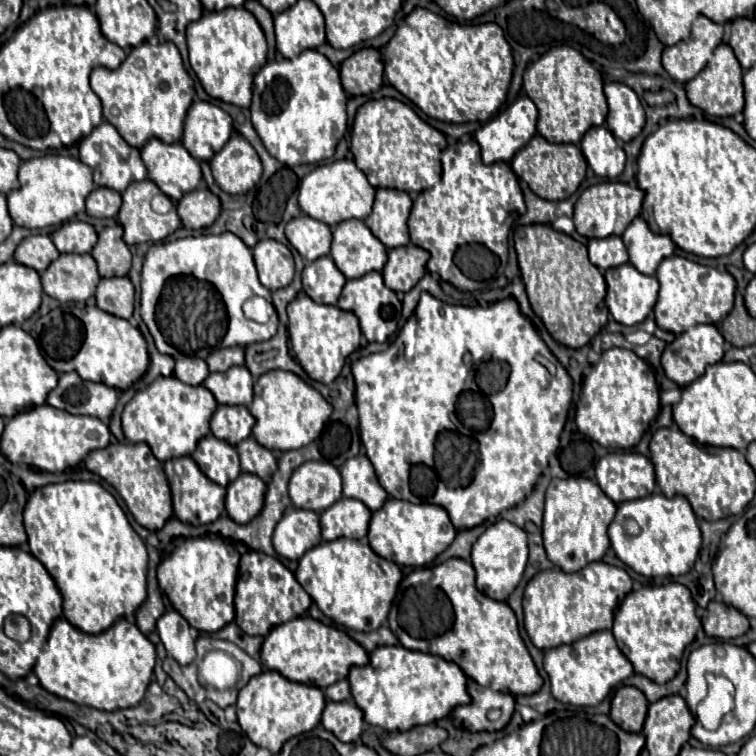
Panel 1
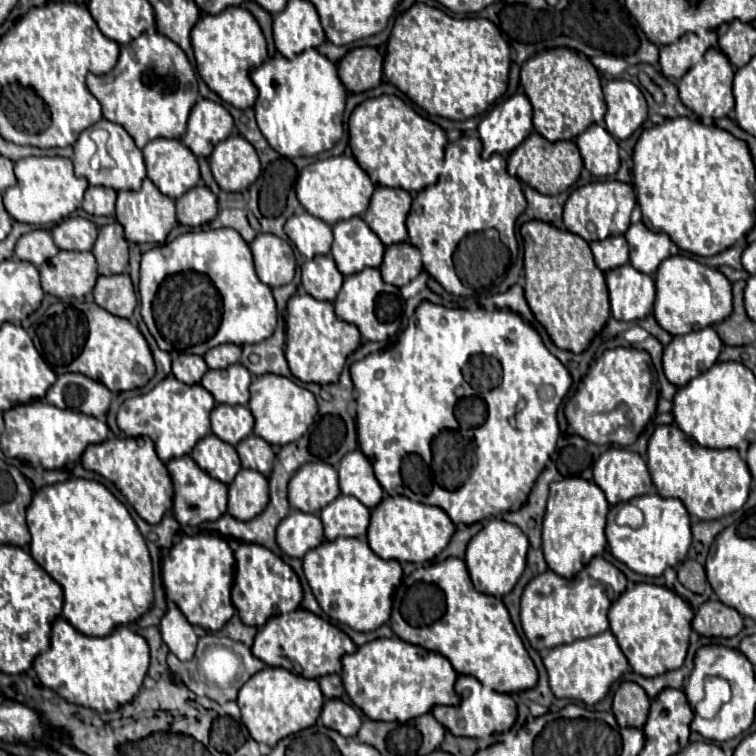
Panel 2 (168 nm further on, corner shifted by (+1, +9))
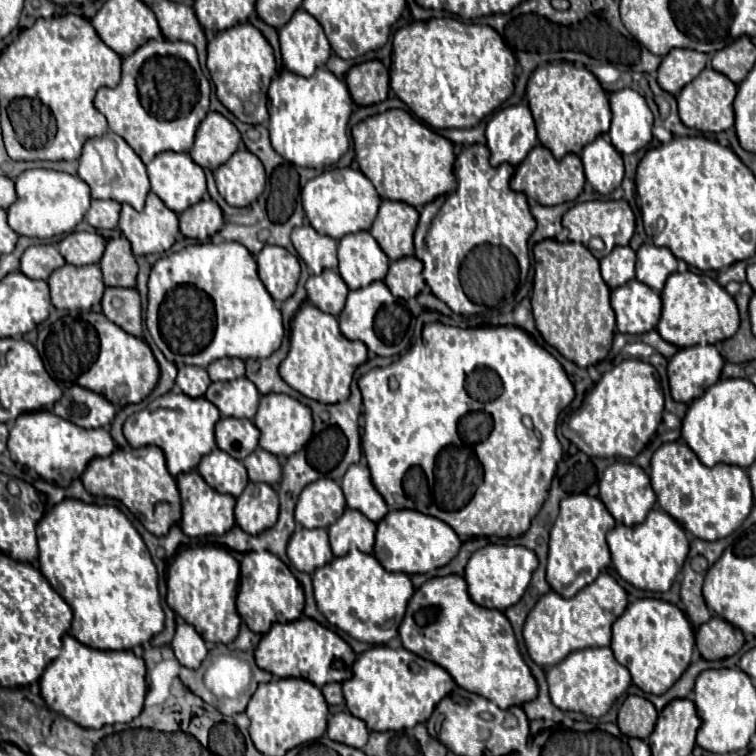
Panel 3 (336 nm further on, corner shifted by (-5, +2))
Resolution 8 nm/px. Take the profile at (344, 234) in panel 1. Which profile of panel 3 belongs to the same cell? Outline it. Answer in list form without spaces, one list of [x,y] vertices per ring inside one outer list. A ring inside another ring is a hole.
[[[369,231],[349,233],[339,239],[338,271],[349,289],[359,289],[385,279],[387,269],[389,257]]]

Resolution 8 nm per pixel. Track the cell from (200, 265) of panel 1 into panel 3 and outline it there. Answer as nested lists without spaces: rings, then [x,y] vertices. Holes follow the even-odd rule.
[[[237,241],[187,245],[185,249],[157,259],[149,275],[149,305],[145,313],[147,329],[171,363],[207,367],[221,357],[259,359],[279,349],[283,339],[281,311],[257,275],[255,257]]]

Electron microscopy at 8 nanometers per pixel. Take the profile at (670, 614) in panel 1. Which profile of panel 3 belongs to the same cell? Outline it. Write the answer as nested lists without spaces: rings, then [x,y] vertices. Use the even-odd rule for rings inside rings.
[[[637,599],[625,613],[613,623],[611,649],[615,659],[625,665],[633,677],[633,683],[645,693],[665,693],[689,667],[695,647],[693,627],[683,611],[661,599]]]

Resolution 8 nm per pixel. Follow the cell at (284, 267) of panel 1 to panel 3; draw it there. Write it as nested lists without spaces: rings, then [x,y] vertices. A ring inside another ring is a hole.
[[[265,245],[255,259],[269,295],[275,301],[289,299],[299,281],[299,259],[279,245]]]

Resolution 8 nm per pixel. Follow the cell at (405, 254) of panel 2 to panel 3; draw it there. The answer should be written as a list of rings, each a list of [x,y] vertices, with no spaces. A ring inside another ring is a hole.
[[[401,257],[389,265],[389,273],[385,277],[385,285],[399,299],[411,299],[421,293],[425,287],[425,279],[421,275],[421,261],[417,257]]]

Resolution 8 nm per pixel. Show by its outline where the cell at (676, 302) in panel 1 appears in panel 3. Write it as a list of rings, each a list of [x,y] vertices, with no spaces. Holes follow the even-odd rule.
[[[693,271],[669,275],[661,291],[661,299],[663,313],[657,323],[657,331],[667,343],[673,343],[675,347],[699,345],[701,341],[713,345],[717,341],[729,339],[739,329],[739,311],[735,299],[725,291],[725,287],[707,275],[697,275]]]

